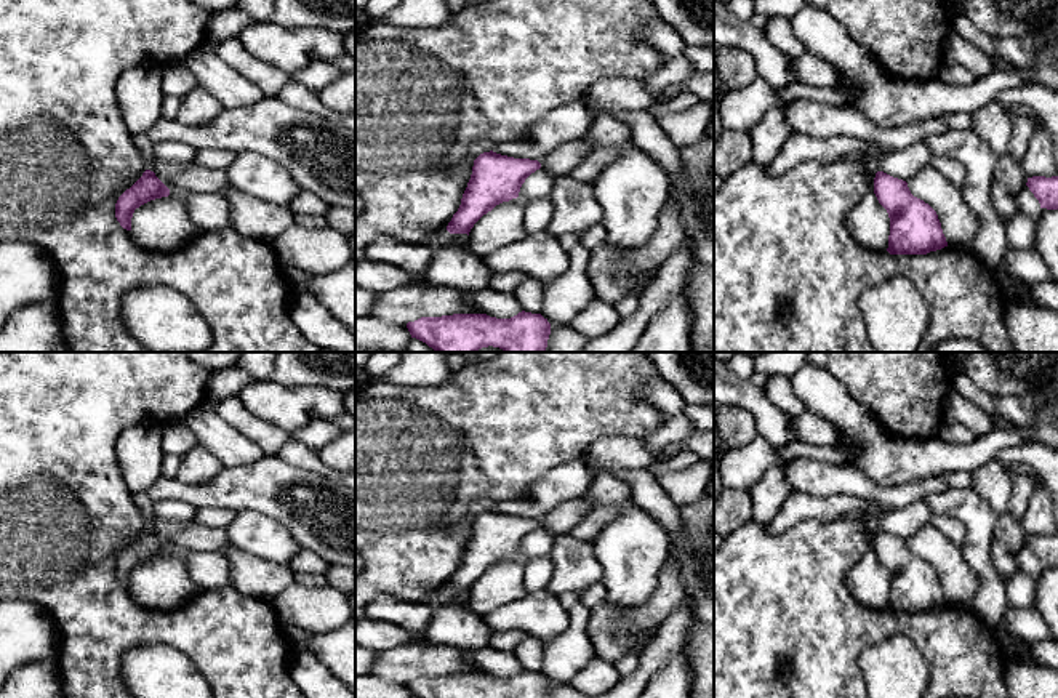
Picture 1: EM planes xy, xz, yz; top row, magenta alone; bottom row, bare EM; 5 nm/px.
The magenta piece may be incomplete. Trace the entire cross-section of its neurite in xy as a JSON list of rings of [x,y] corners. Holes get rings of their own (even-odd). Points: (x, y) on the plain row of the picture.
[[[146,528],[142,535],[118,556],[115,562],[115,576],[123,588],[131,589],[131,576],[136,567],[150,559],[168,554],[170,548],[154,530]]]

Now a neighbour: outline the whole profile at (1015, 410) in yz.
[[[994,397],[1000,416],[1015,427],[1028,427],[1036,423],[1036,407],[1021,397]]]

